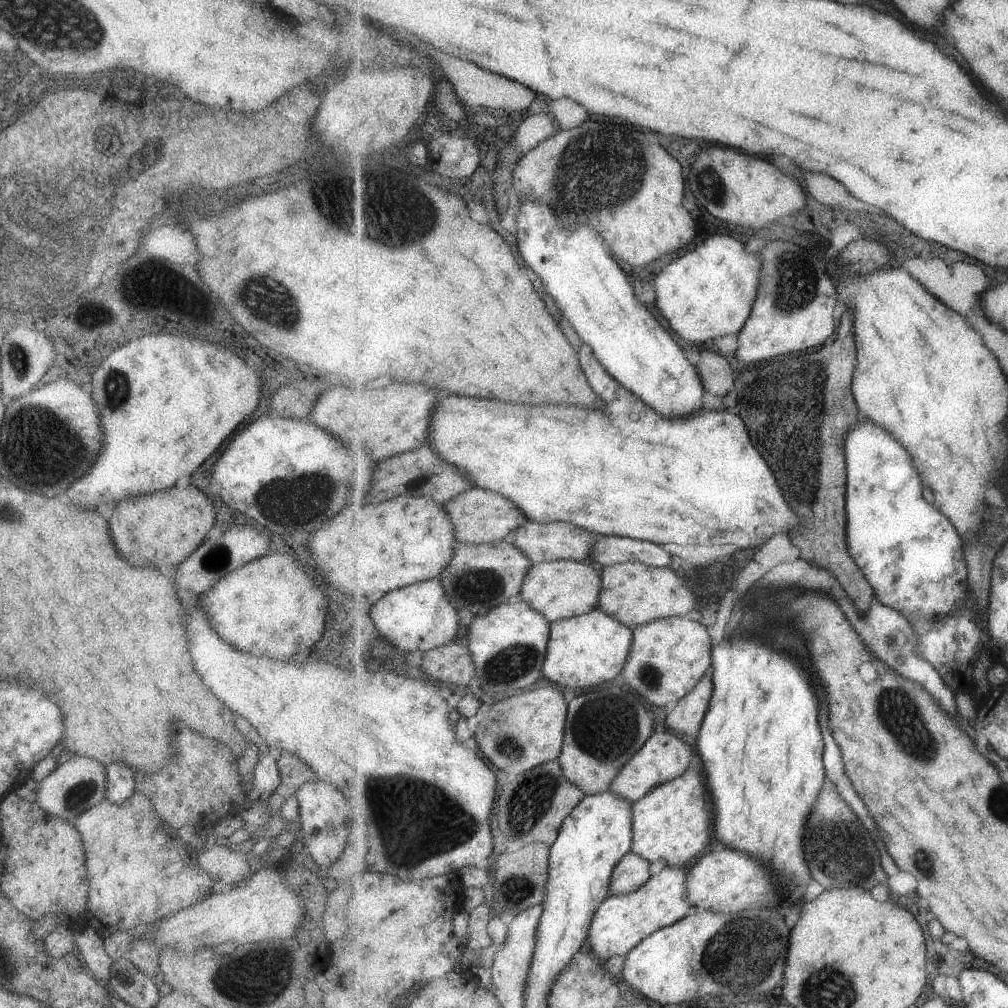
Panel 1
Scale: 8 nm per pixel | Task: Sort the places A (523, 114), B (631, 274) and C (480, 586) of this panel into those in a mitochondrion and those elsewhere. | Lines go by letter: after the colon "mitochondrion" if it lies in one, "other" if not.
A: other
B: other
C: mitochondrion

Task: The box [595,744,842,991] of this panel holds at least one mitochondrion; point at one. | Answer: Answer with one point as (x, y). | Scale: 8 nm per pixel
(719, 952)

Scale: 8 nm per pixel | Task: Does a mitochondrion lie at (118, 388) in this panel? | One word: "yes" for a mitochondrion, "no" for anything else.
yes

